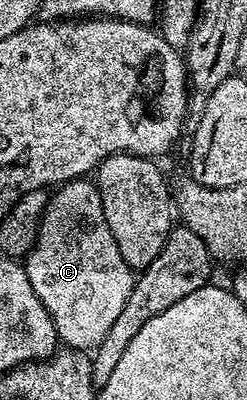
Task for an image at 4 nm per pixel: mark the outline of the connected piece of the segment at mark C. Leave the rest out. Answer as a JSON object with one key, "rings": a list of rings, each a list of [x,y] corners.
{"rings":[[[78,179],[76,181],[67,181],[54,193],[57,194],[54,197],[50,196],[46,200],[45,211],[41,215],[37,230],[37,241],[33,245],[33,250],[24,258],[25,274],[27,275],[27,279],[31,279],[31,287],[35,291],[35,295],[39,295],[43,307],[47,307],[47,311],[51,315],[51,323],[55,323],[58,342],[62,346],[71,349],[92,351],[97,348],[99,343],[103,343],[103,339],[107,336],[107,331],[111,331],[111,326],[115,323],[115,318],[123,311],[123,307],[127,303],[127,295],[131,295],[131,291],[133,290],[135,271],[123,259],[123,255],[119,255],[119,246],[115,243],[115,235],[111,235],[111,227],[107,227],[107,219],[103,215],[101,196],[99,195],[96,184],[92,180]]]}

